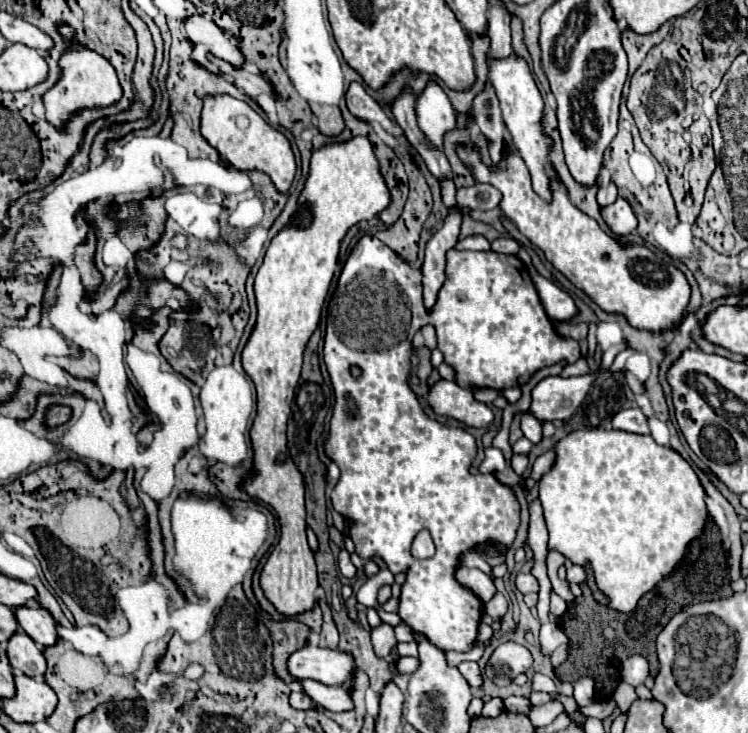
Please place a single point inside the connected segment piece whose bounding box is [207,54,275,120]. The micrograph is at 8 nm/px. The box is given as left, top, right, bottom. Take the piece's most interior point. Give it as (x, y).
(244, 78)

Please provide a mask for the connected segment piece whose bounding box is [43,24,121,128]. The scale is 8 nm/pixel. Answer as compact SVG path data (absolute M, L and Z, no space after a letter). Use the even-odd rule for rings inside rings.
M69 24L59 26L59 34L67 42L65 52L59 56L59 68L61 76L57 84L43 94L43 104L47 110L47 120L61 128L61 124L71 116L71 112L79 108L91 108L91 106L109 106L121 98L121 86L115 74L115 68L107 58L97 54L95 50L79 44L75 40L75 30Z

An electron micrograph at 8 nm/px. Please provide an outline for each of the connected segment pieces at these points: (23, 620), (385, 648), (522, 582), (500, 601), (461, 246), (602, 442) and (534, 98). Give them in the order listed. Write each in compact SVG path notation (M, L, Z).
M19 606L15 610L17 624L41 646L51 646L57 642L57 624L45 608Z
M381 622L377 628L371 630L371 640L373 640L373 648L381 658L387 658L391 654L391 650L395 648L397 640L393 634L393 626L387 622Z
M519 572L519 574L515 576L515 588L517 588L519 592L527 594L527 592L537 592L537 590L539 590L539 584L537 584L537 580L535 580L531 574Z
M495 594L487 604L485 604L485 612L491 616L491 618L501 618L505 612L507 612L507 602L501 594Z
M467 236L463 240L459 240L459 244L455 246L457 250L491 250L491 244L487 242L487 238L483 236Z
M603 428L575 430L555 444L555 464L551 466L551 470L547 474L541 476L541 480L537 484L539 484L539 500L541 500L541 506L543 506L543 518L545 518L547 532L549 532L549 544L547 544L549 550L561 552L565 558L569 558L577 566L587 566L589 564L593 568L597 588L609 600L609 608L621 610L621 612L633 610L637 606L639 598L645 592L653 590L653 586L657 586L657 582L661 582L661 578L665 578L665 574L671 574L671 570L683 558L689 544L703 534L703 528L705 528L705 522L707 522L705 488L703 488L699 476L695 474L695 470L685 462L685 458L677 450L657 444L651 436L631 434L631 432L623 432L623 430L603 430Z
M519 56L505 58L505 60L493 60L489 66L489 78L491 78L491 84L495 86L497 98L501 102L503 120L505 120L507 130L511 134L513 146L521 154L521 158L525 160L525 164L529 168L533 190L541 198L549 198L549 182L553 182L553 178L557 178L557 172L555 172L553 162L551 162L553 140L545 132L545 126L543 126L545 102L543 102L543 98L535 86L531 70L525 64L525 60Z

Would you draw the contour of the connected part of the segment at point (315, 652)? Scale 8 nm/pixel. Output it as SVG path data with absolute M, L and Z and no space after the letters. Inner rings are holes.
M303 646L287 658L289 674L295 680L317 680L321 684L349 684L355 662L347 652L319 646Z

